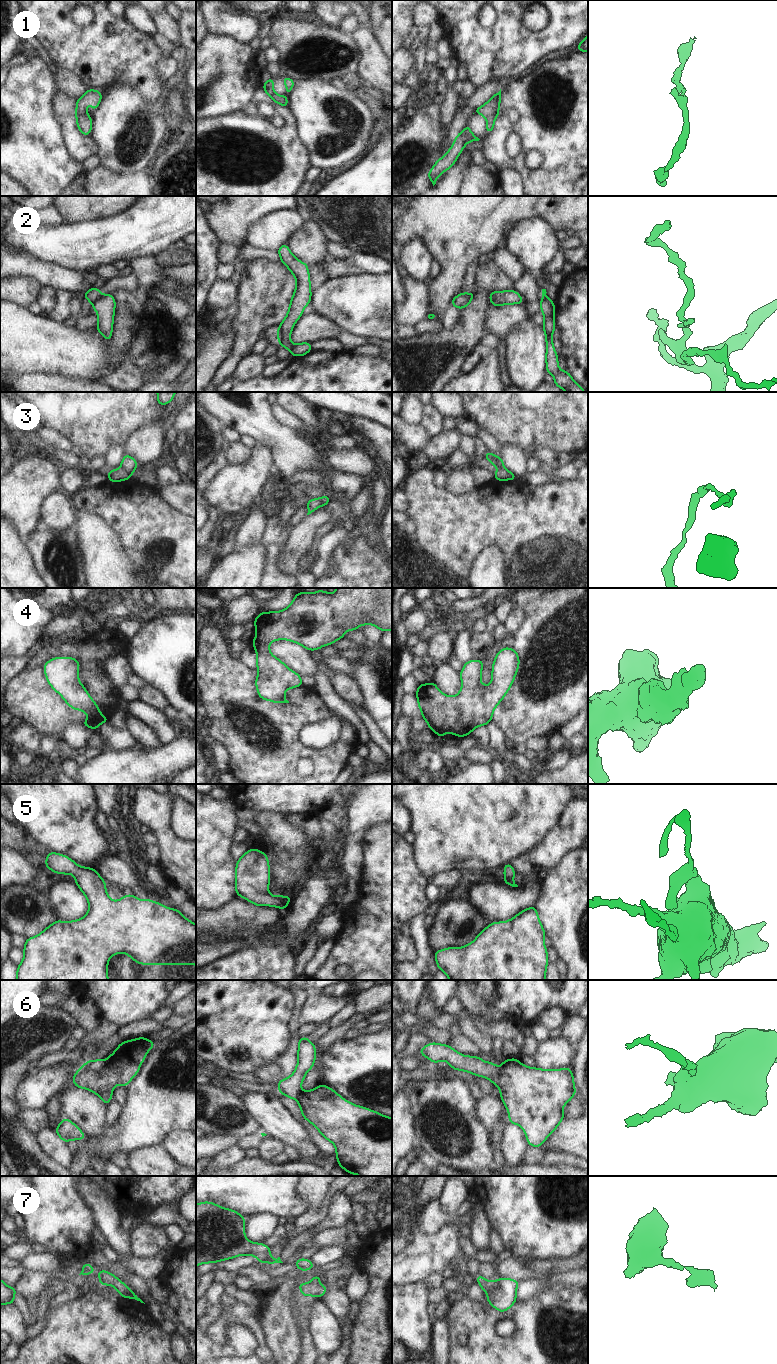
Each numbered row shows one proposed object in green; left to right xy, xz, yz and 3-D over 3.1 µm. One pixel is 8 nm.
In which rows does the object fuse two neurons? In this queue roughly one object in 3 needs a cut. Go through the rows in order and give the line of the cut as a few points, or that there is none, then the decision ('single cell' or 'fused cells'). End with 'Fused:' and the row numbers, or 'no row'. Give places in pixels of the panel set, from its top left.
1: no cut | single cell
2: xy (104, 295), (99, 297), (93, 304) | fused cells
3: xy (121, 468), (131, 475) | fused cells
4: no cut | single cell
5: no cut | single cell
6: xy (106, 1060), (106, 1063), (99, 1071), (88, 1071), (80, 1068) | fused cells
7: no cut | single cell
Fused: 2, 3, 6

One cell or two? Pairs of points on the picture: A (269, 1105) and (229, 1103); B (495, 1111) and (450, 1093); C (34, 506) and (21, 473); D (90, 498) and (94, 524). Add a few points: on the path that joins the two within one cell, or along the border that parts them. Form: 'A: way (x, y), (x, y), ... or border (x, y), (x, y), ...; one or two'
A: border (239, 1097), (244, 1108), (257, 1123); two
B: border (476, 1100), (475, 1114), (485, 1125); two
C: way (26, 498), (24, 496), (24, 481); one
D: border (75, 510), (93, 512), (110, 527); two

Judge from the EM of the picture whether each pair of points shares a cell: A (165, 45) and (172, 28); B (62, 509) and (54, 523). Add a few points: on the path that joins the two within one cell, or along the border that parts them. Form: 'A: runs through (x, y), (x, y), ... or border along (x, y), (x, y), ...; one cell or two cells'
A: border along (157, 32), (172, 44), (178, 42); two cells
B: runs through (59, 512), (54, 517), (54, 520); one cell

